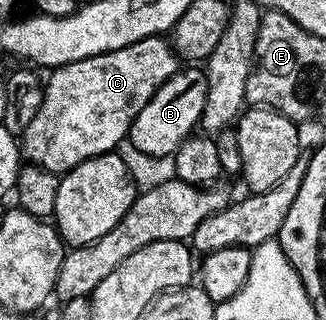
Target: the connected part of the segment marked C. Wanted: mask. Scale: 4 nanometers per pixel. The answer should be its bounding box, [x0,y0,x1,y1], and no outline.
[20,36,180,175]

